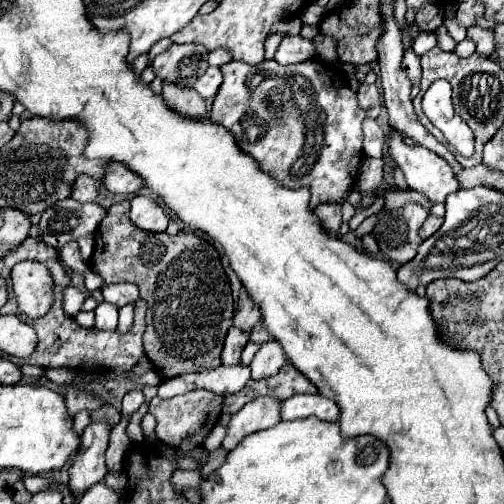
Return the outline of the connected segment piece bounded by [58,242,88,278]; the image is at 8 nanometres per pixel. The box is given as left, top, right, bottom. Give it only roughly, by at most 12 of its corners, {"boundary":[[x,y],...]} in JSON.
{"boundary":[[78,244],[62,246],[64,266],[78,276],[86,276],[88,264],[80,258]]}

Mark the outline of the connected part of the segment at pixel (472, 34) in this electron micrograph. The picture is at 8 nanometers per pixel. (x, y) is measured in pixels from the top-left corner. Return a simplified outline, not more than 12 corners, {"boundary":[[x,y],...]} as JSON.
{"boundary":[[468,28],[478,54],[494,54],[492,30]]}

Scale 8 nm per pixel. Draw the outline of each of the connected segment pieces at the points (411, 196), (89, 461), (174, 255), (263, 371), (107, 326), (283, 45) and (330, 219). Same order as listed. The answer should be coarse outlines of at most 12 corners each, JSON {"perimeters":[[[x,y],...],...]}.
{"perimeters":[[[388,192],[386,206],[400,208],[406,202],[420,202],[430,208],[430,202],[422,194],[410,192]],[[106,420],[90,422],[70,466],[70,490],[104,478]],[[94,232],[104,286],[148,304],[144,350],[162,380],[222,364],[230,284],[190,232]],[[278,340],[264,342],[250,370],[252,378],[268,378],[288,362]],[[102,302],[94,312],[96,330],[114,330],[118,308]],[[284,36],[276,50],[278,64],[298,64],[314,58],[306,38]],[[320,204],[314,210],[322,228],[336,236],[342,210],[340,204]]]}

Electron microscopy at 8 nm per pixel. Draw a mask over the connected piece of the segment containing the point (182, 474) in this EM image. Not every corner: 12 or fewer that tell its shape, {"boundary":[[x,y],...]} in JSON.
{"boundary":[[177,470],[171,483],[177,492],[201,493],[198,470]]}

